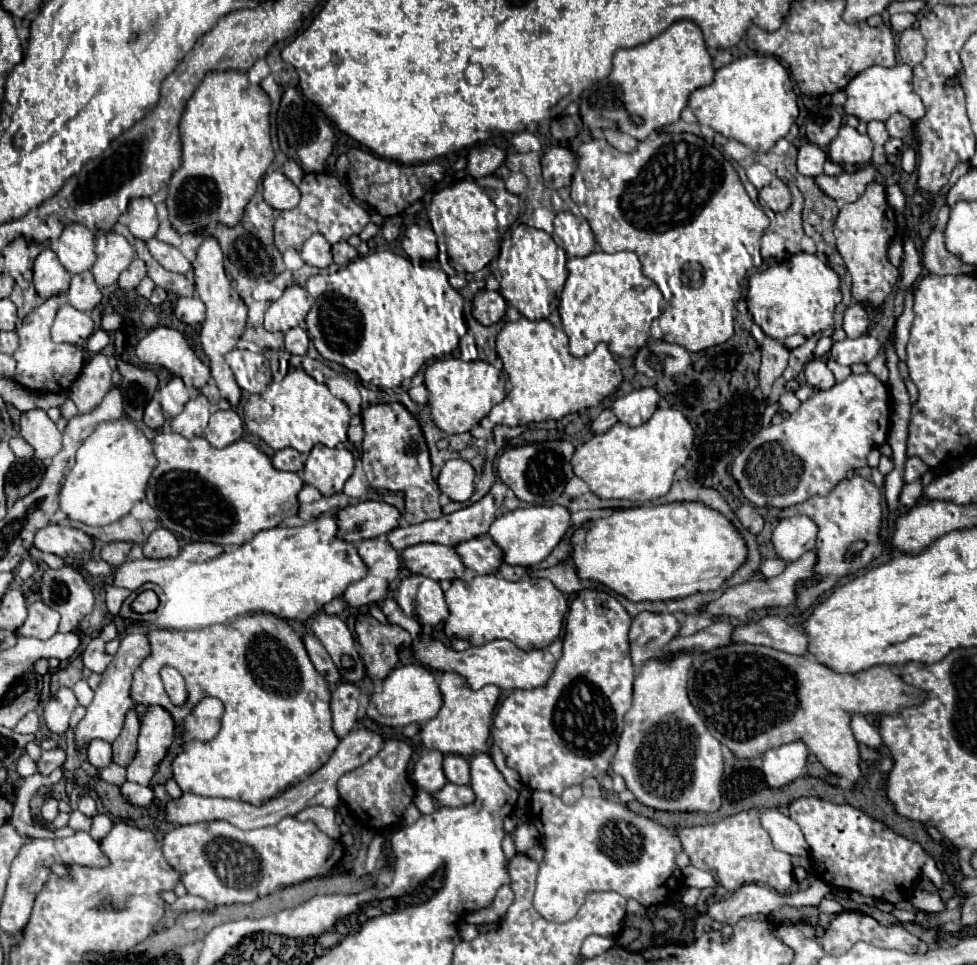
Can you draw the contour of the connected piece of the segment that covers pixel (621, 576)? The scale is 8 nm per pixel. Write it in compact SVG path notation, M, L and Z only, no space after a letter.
M673 502L669 504L659 504L659 506L639 506L639 508L627 508L621 512L615 512L609 518L601 518L601 520L589 520L583 528L579 528L573 534L573 564L577 566L579 578L585 580L595 580L605 584L607 588L611 588L613 592L639 602L639 600L675 600L675 598L687 598L695 592L709 592L709 590L717 590L723 586L723 582L727 582L747 560L747 544L743 540L743 536L735 530L735 526L717 510L701 504L701 502Z

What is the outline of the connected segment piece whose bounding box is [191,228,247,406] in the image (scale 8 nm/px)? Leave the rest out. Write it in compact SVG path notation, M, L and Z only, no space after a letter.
M203 228L197 230L195 234L201 236L203 242L195 250L197 256L191 262L191 266L193 266L193 282L195 282L197 296L207 306L207 318L203 322L203 328L201 328L201 344L203 344L203 350L207 354L209 362L211 362L209 364L211 366L211 376L215 378L221 396L225 400L229 400L231 406L237 406L239 404L239 398L241 398L241 388L237 386L237 382L233 378L233 372L231 372L229 364L223 358L225 358L225 354L229 350L235 348L237 340L243 334L243 328L245 328L245 322L247 322L247 308L245 308L241 296L237 294L237 290L231 288L231 280L227 278L227 274L223 270L223 252L221 252L217 240L213 236L205 234Z

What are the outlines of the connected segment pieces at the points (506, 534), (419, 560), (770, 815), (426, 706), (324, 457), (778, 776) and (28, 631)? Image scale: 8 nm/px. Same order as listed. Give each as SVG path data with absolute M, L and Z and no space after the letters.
M531 506L519 508L499 516L491 528L489 536L505 550L505 562L513 566L535 566L545 560L553 548L563 540L571 528L571 514L565 506Z
M415 544L401 552L401 560L411 572L433 580L455 580L465 574L465 564L453 546Z
M773 808L773 810L761 810L759 820L761 820L761 826L769 832L773 846L777 850L787 852L791 856L809 856L809 850L805 848L803 832L789 816Z
M407 664L407 666L395 668L385 678L381 688L383 688L383 692L375 692L371 696L367 716L383 726L395 728L395 726L407 726L411 722L425 724L427 720L431 720L439 712L439 708L443 704L443 694L439 690L435 674L423 664Z
M317 444L305 460L303 482L315 486L323 496L333 496L343 490L345 480L353 474L353 464L353 454L347 448Z
M801 740L771 748L763 754L763 774L771 788L781 788L805 772L809 750Z
M43 600L29 604L29 616L25 624L17 630L23 636L33 636L39 640L47 640L57 632L57 614Z

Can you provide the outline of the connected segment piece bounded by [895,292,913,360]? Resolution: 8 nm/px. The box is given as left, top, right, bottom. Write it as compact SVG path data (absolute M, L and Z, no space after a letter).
M911 292L905 296L905 312L897 318L895 324L895 348L901 360L907 358L907 338L909 338L909 328L911 328L911 320L913 320L913 312L911 312Z

